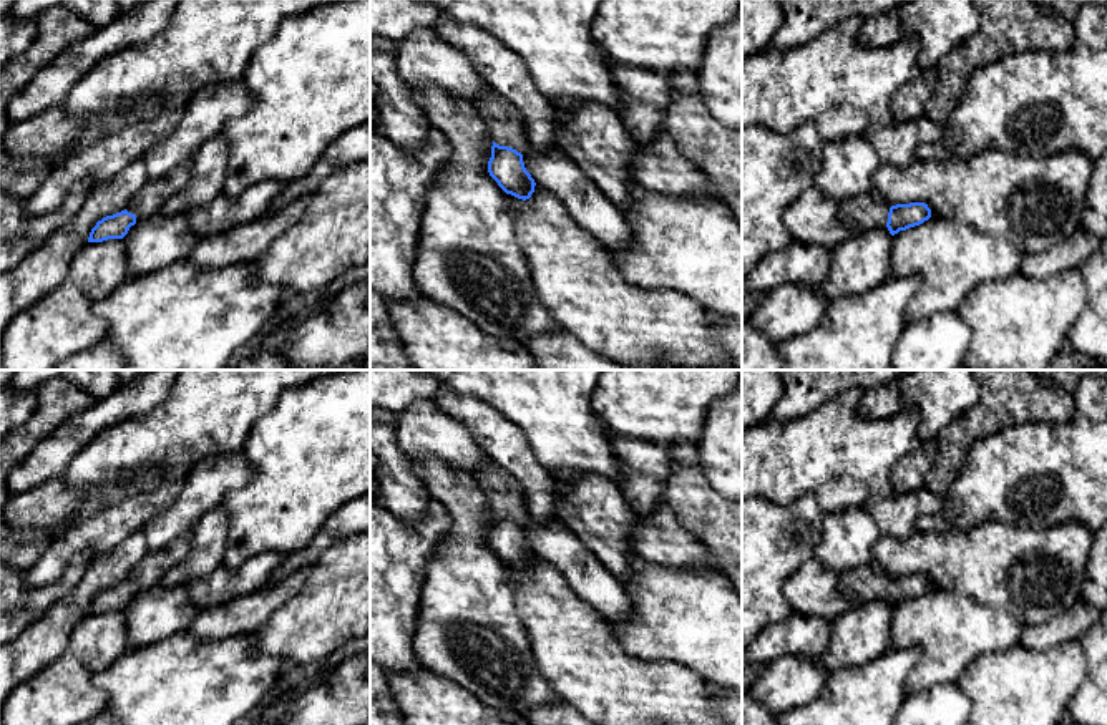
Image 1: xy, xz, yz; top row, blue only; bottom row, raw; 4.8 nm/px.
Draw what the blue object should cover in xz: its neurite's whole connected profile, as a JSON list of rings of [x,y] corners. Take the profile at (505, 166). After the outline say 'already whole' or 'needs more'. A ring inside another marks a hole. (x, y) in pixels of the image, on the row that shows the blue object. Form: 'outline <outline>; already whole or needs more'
outline [[[493,90],[478,95],[473,105],[493,138],[490,176],[506,194],[523,201],[529,199],[536,182],[523,163],[529,139],[521,113]]]; needs more

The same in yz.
outline [[[870,191],[840,202],[841,222],[860,231],[886,226],[890,234],[895,236],[900,231],[923,224],[929,217],[931,209],[924,202],[891,206]]]; needs more

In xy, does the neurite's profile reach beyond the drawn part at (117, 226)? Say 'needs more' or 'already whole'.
needs more

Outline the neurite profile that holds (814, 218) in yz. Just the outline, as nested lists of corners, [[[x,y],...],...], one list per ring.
[[[820,189],[803,191],[785,212],[785,222],[800,244],[823,246],[833,251],[860,232],[840,219],[840,202],[823,196]]]

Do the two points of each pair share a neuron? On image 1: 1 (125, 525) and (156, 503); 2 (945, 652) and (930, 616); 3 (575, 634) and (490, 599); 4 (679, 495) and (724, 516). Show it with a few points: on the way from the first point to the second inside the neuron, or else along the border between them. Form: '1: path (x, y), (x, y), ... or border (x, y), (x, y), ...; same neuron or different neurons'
1: path (133, 516), (148, 505); same neuron
2: path (945, 644), (945, 631), (938, 624); same neuron
3: border (508, 573), (515, 609), (531, 647); different neurons
4: path (691, 500), (707, 516), (712, 516); same neuron

